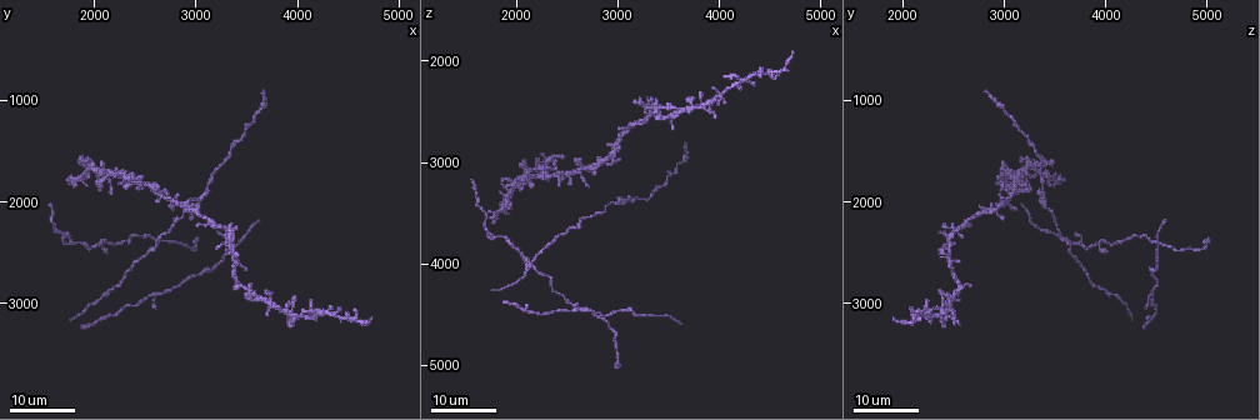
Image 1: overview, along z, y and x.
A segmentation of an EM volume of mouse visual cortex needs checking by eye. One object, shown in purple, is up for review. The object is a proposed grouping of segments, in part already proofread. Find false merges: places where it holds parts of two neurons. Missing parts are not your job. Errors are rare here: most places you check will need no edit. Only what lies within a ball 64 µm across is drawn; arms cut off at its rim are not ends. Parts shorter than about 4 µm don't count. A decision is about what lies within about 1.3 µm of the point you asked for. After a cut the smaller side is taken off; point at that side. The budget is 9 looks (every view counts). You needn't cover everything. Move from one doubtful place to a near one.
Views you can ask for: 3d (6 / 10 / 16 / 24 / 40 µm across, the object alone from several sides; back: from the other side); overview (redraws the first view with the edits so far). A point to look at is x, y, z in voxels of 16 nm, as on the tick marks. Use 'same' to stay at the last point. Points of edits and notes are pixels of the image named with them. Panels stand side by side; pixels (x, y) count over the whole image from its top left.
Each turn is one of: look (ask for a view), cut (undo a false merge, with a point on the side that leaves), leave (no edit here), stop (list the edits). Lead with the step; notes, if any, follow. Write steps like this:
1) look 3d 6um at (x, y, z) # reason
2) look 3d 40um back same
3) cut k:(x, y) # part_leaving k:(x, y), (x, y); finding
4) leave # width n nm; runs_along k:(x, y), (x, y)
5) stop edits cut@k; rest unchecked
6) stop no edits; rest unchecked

look 3d 24um at (3980, 3120, 2380)

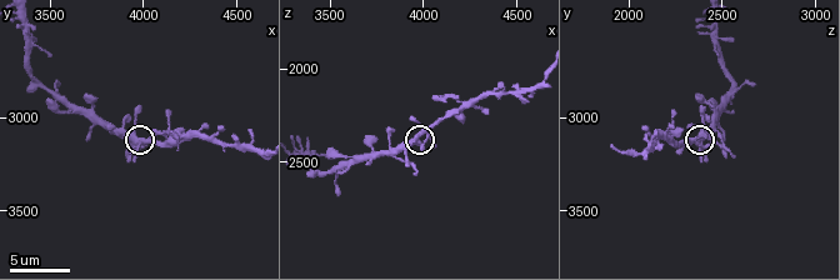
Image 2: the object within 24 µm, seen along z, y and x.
look 3d 6um same

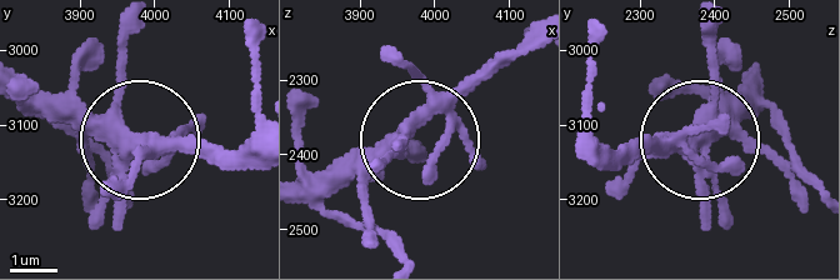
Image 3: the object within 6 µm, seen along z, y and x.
look 3d 6um back same # from behind

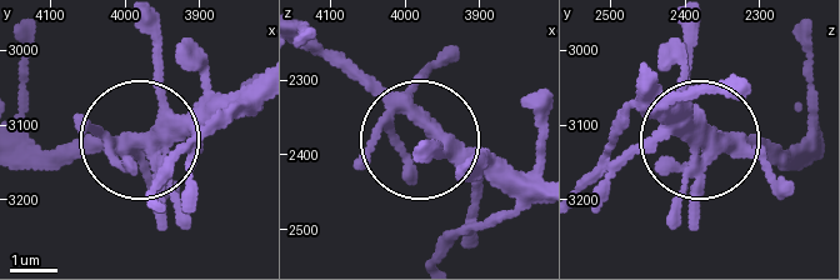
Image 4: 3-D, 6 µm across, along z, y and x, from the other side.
leave # runs_along 4:(650, 75), (714, 143), (809, 143); all the same neuron

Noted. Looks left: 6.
look 3d 24um at (4660, 3220, 2040) # thick turns thin

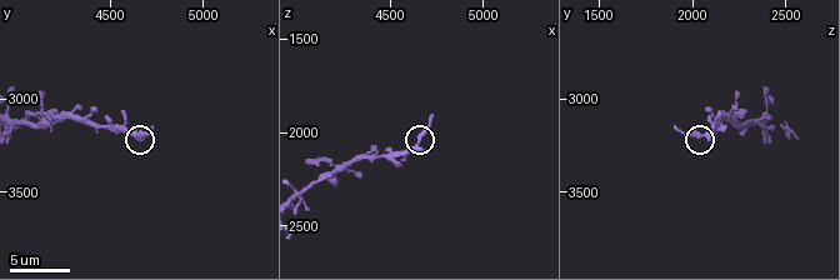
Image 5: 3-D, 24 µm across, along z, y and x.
look 3d 6um at (4680, 3180, 2020) # zoom in

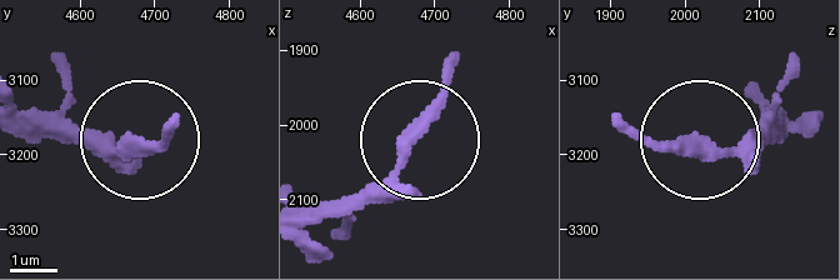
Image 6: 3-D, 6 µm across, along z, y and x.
leave # arms 3; runs_along 6:(779, 114), (748, 138), (704, 145); continuous, no second neuron

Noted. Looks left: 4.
look 3d 10um at (4220, 3100, 2180) # thin arm on a thick one

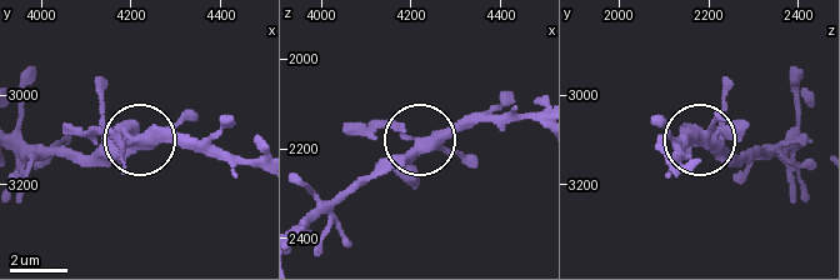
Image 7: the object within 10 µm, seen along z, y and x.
leave # width 380 nm; continuous, no second neuron

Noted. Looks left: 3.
look 3d 24um at (3360, 2220, 2480) # looks like a crossing

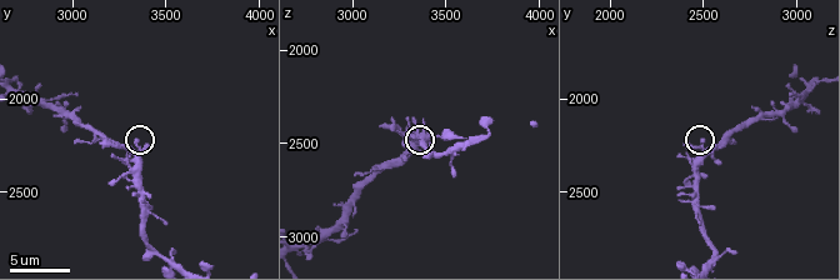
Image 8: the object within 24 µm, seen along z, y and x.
look 3d 6um at (3320, 2240, 2480)

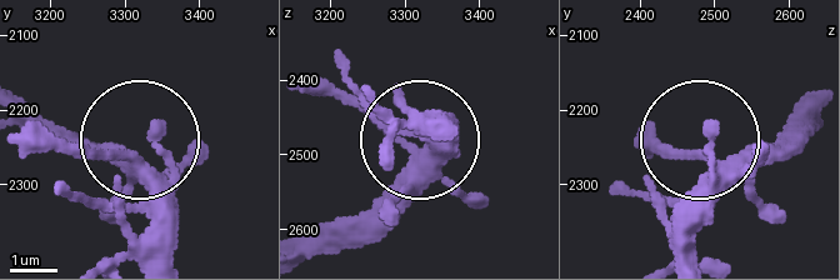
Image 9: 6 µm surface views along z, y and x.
leave # runs_along 9:(316, 254), (416, 154), (333, 86); all the same neuron

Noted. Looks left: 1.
stop no edits; rest unchecked

